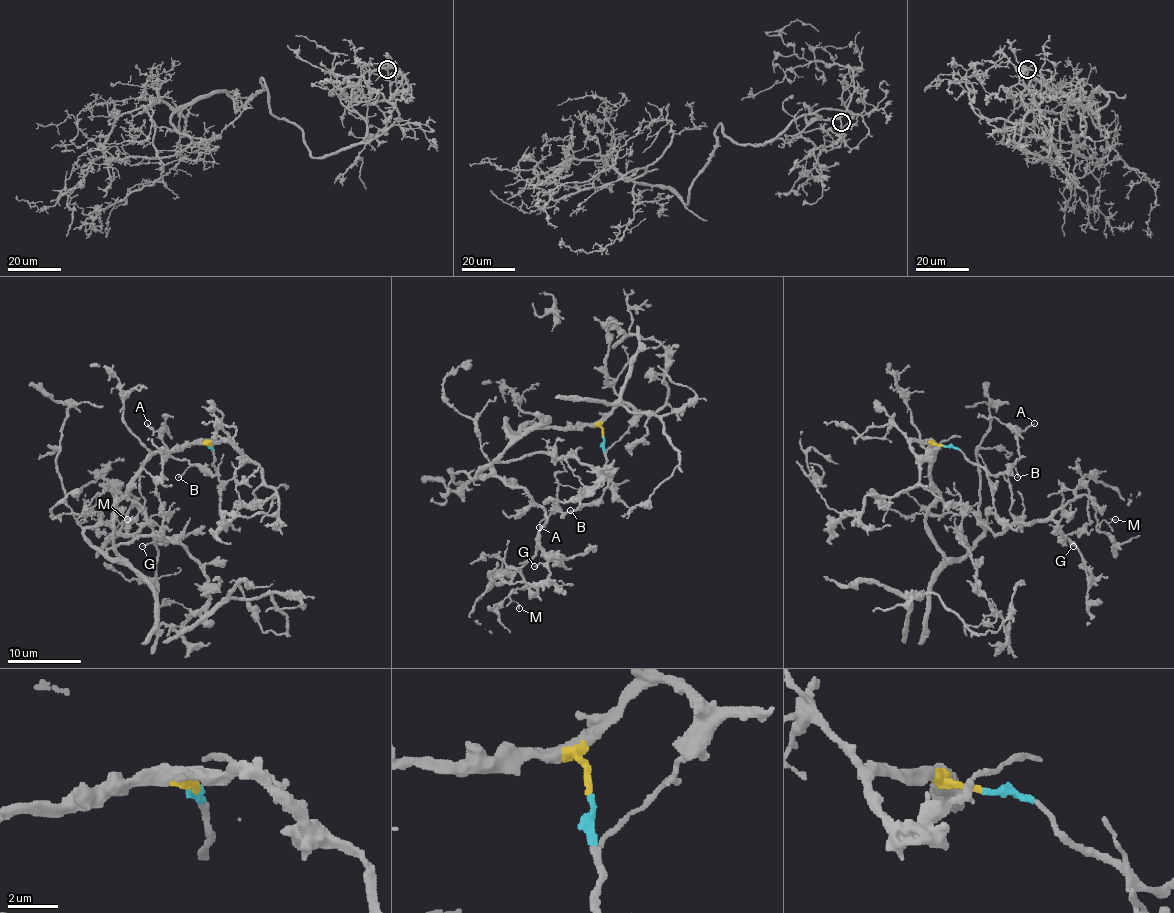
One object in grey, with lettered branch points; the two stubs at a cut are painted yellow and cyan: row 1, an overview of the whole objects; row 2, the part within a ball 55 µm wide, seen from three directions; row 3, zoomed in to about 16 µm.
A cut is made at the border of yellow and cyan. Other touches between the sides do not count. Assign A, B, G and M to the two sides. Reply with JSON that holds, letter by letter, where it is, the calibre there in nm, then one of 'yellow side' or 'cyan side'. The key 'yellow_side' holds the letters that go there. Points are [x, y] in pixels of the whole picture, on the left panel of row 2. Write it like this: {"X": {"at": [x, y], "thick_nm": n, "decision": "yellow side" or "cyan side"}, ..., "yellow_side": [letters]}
{"A": {"at": [147, 423], "thick_nm": 140, "decision": "cyan side"}, "B": {"at": [178, 477], "thick_nm": 160, "decision": "cyan side"}, "G": {"at": [142, 546], "thick_nm": 150, "decision": "yellow side"}, "M": {"at": [127, 519], "thick_nm": 150, "decision": "yellow side"}, "yellow_side": ["G", "M"]}

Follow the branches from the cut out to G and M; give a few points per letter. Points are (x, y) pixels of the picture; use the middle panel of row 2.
G: (603, 436), (506, 419), (506, 449), (476, 476), (544, 511), (533, 566)
M: (603, 436), (506, 419), (509, 445), (476, 476), (520, 485), (546, 518), (518, 608)

